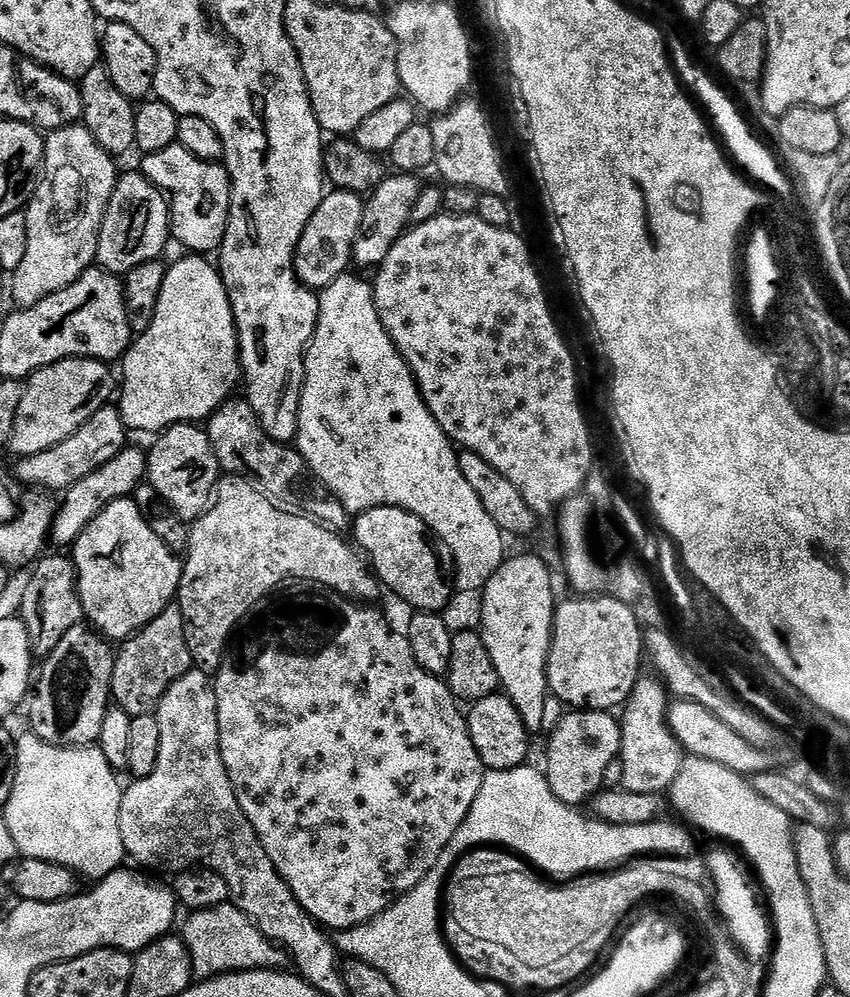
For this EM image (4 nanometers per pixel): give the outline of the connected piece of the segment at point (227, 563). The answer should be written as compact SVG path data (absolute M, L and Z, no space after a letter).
M225 475L220 483L216 486L216 494L212 501L211 508L191 525L188 534L188 551L182 560L182 571L180 573L180 591L178 593L178 603L182 610L182 618L186 626L186 642L192 655L193 665L201 672L215 674L219 672L220 665L224 663L224 653L228 647L228 639L233 636L236 627L240 625L245 614L254 607L259 600L263 600L275 593L281 587L283 580L292 579L292 582L307 582L312 586L319 586L321 589L336 592L339 596L346 596L353 602L372 602L382 593L382 585L376 578L376 573L372 571L369 561L351 543L344 541L345 537L339 532L332 532L329 528L324 527L316 521L306 518L305 516L295 516L282 508L277 508L255 484L248 480L243 480L240 476Z

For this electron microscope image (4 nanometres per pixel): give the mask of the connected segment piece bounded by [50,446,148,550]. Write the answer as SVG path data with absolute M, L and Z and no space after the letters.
M126 446L118 454L114 454L114 458L110 458L110 462L106 462L106 466L102 466L98 470L94 470L94 474L86 474L86 478L82 478L82 482L74 482L63 493L62 499L59 501L56 509L56 517L52 520L51 543L57 544L57 549L68 550L76 543L76 539L82 534L82 530L86 530L86 526L90 526L90 522L94 522L96 515L106 506L110 506L110 502L115 500L127 500L133 495L132 491L141 483L145 483L148 475L148 458L143 451Z

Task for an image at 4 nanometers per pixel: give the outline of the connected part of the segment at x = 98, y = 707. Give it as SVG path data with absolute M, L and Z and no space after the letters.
M77 626L62 634L62 642L54 646L51 654L43 657L41 664L44 665L41 668L39 665L38 679L26 704L28 720L32 723L31 735L59 748L87 748L95 745L102 734L102 718L106 718L112 700L112 675L116 665L113 645L91 627Z

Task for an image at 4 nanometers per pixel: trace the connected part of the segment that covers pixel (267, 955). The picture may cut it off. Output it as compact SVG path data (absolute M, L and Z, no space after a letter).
M231 902L210 910L193 912L187 918L189 920L184 924L182 939L192 956L193 977L200 980L211 980L212 977L220 976L224 972L249 972L255 968L280 970L289 963L288 953L283 948L273 944L272 941L267 940L258 930L258 926L254 926L254 922L246 914L242 914L242 910L238 910Z

